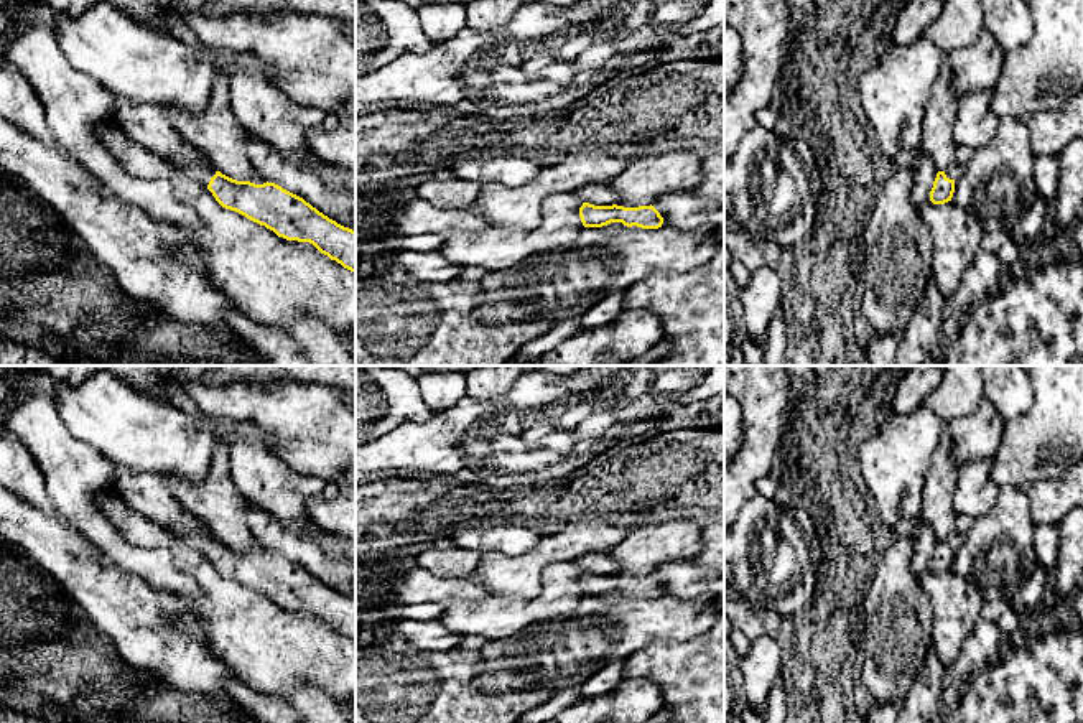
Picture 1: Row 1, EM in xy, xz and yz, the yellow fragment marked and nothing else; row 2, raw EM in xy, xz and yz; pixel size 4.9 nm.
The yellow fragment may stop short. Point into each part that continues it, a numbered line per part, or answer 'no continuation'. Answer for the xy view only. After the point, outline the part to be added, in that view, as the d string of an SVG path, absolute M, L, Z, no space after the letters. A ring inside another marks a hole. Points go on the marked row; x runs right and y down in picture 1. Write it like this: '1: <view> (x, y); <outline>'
1: xy (199, 173); M186 165L186 166L179 166L179 170L186 176L199 181L202 186L207 186L209 181L211 181L211 178L216 175L216 170L214 168L199 166L199 165Z

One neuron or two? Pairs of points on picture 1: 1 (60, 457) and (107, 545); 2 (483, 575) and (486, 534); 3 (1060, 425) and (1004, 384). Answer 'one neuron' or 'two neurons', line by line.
1: one neuron
2: two neurons
3: two neurons

